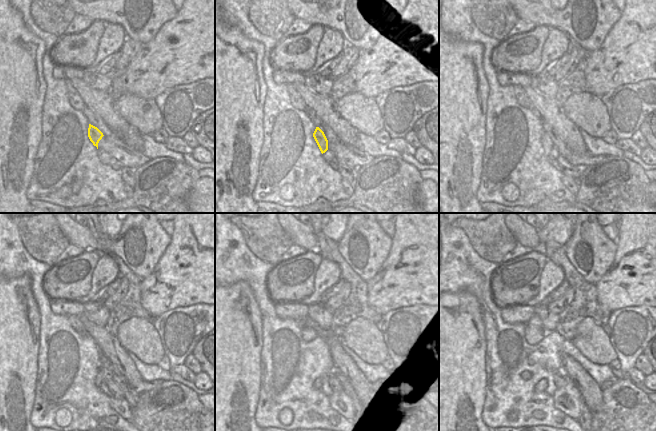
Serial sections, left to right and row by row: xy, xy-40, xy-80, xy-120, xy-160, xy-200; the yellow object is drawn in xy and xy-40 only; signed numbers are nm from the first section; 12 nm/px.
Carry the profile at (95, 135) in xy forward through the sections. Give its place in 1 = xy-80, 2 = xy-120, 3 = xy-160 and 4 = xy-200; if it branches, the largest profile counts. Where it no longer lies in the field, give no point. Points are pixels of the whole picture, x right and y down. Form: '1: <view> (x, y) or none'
1: xy-80 (546, 141)
2: xy-120 (102, 373)
3: xy-160 (317, 384)
4: xy-200 (542, 384)

